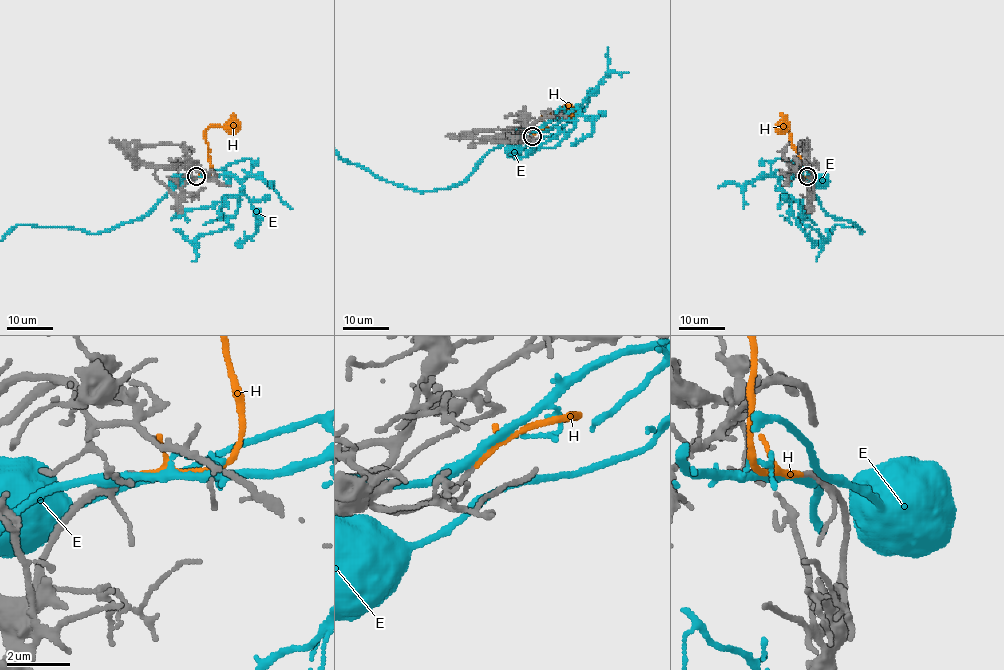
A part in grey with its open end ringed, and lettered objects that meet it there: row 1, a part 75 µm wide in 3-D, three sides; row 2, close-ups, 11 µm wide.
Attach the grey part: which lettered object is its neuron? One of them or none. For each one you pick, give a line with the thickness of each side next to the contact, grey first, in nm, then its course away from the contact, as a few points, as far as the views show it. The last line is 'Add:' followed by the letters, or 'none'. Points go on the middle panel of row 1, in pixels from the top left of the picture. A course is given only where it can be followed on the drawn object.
H: 140/200 nm | via (532, 135), (546, 129), (541, 118), (546, 114), (566, 107), (568, 109)
Add: H

